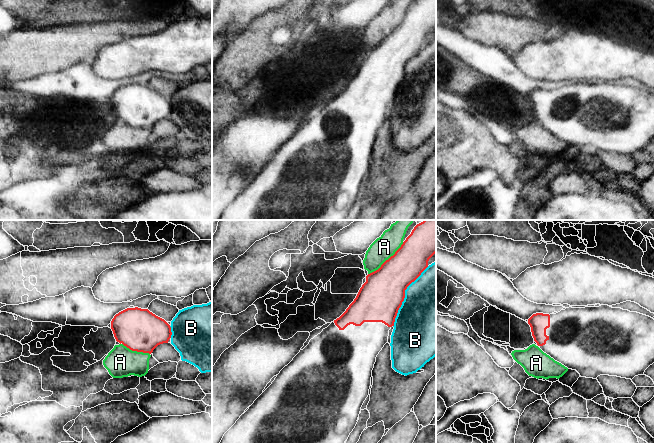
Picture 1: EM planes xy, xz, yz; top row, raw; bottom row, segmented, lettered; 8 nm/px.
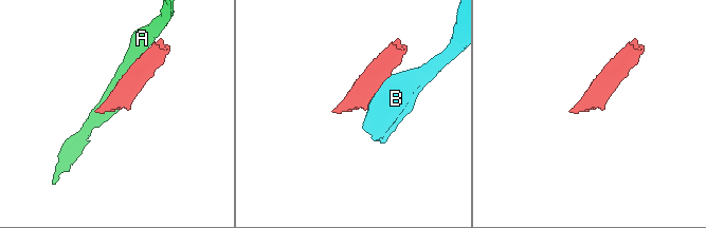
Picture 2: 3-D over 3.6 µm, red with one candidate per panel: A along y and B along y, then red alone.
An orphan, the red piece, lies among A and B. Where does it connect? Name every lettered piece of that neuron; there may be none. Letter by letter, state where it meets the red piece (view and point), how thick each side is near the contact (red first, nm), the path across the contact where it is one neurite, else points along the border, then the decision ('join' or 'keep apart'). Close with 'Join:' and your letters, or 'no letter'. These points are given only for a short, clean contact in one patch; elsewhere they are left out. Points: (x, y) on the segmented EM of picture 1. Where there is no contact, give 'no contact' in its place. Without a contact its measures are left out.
A: contact xz (386, 260); calibres 340 and 180 nm; keep apart
B: contact xz (404, 296); calibres 360 and 500 nm; keep apart
Join: no letter

